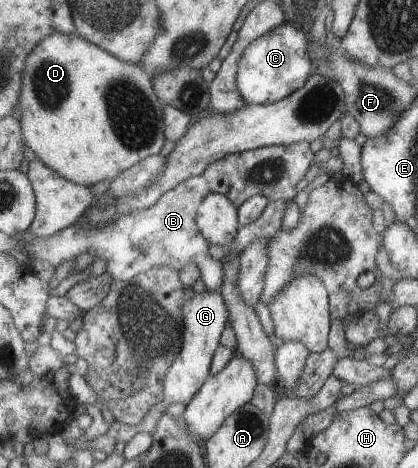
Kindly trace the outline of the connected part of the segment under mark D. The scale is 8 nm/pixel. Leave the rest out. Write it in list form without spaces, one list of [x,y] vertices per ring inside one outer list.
[[[54,32],[27,55],[18,104],[24,144],[61,178],[89,187],[115,178],[148,156],[158,155],[166,140],[163,104],[144,67],[122,62],[78,34]]]

